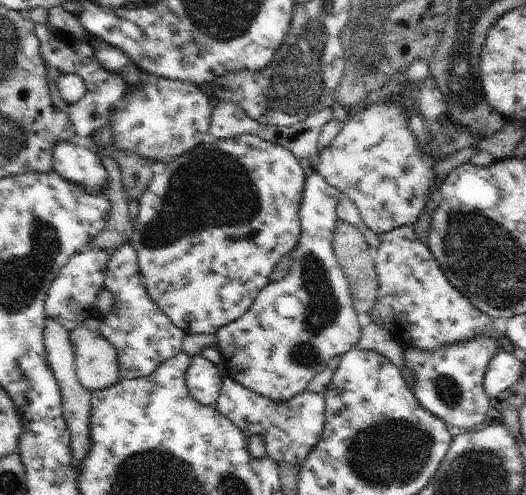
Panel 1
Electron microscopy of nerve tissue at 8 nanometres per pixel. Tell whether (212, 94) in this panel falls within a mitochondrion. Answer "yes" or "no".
no

